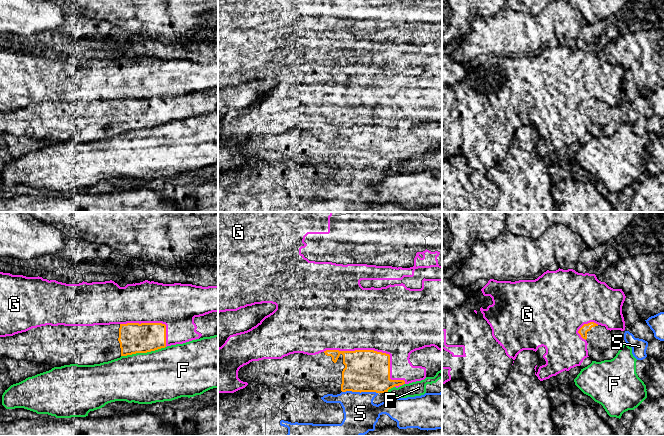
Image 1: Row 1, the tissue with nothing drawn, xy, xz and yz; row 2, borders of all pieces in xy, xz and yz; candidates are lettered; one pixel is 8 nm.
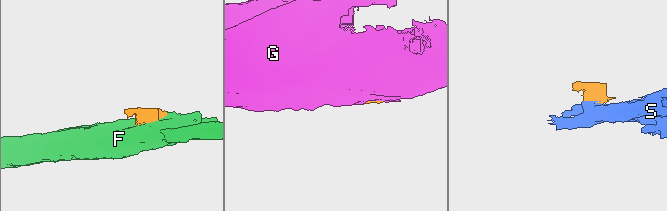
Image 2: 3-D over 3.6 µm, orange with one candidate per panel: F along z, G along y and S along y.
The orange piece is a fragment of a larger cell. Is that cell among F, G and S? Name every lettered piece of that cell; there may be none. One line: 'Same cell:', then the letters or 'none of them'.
Same cell: none of them

